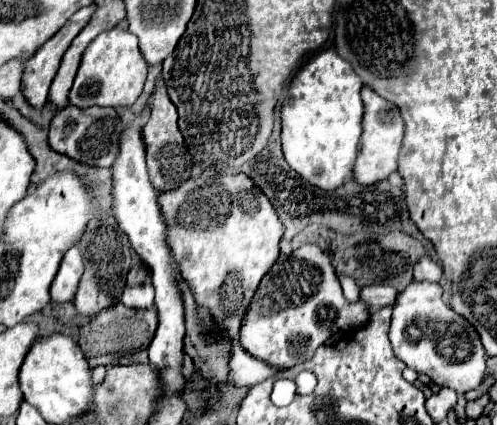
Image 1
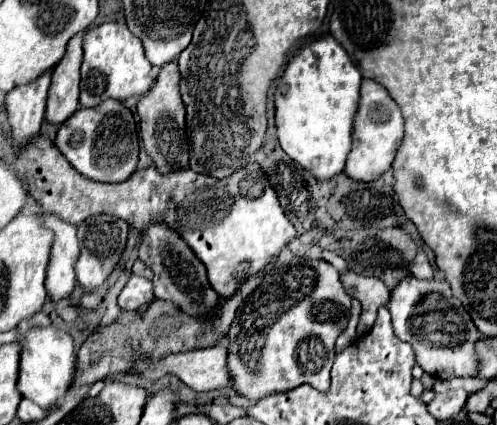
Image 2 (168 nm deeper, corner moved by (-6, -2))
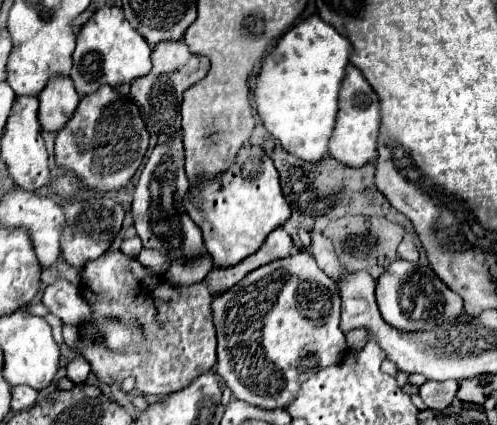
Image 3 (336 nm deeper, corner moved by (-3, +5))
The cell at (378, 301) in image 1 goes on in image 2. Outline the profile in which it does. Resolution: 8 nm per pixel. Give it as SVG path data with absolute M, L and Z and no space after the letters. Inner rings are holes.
M344 269L340 273L340 281L344 283L344 291L352 299L358 299L362 303L362 315L360 315L360 327L358 327L358 333L362 335L372 327L378 307L388 303L390 289L384 287L380 279L354 273L352 269Z

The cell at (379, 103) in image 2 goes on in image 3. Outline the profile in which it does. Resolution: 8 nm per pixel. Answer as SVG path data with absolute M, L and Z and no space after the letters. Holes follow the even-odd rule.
M349 64L345 82L341 84L339 96L339 114L333 130L333 138L329 142L329 154L341 164L349 164L353 168L361 168L361 164L377 158L377 136L381 128L381 102L363 74Z

